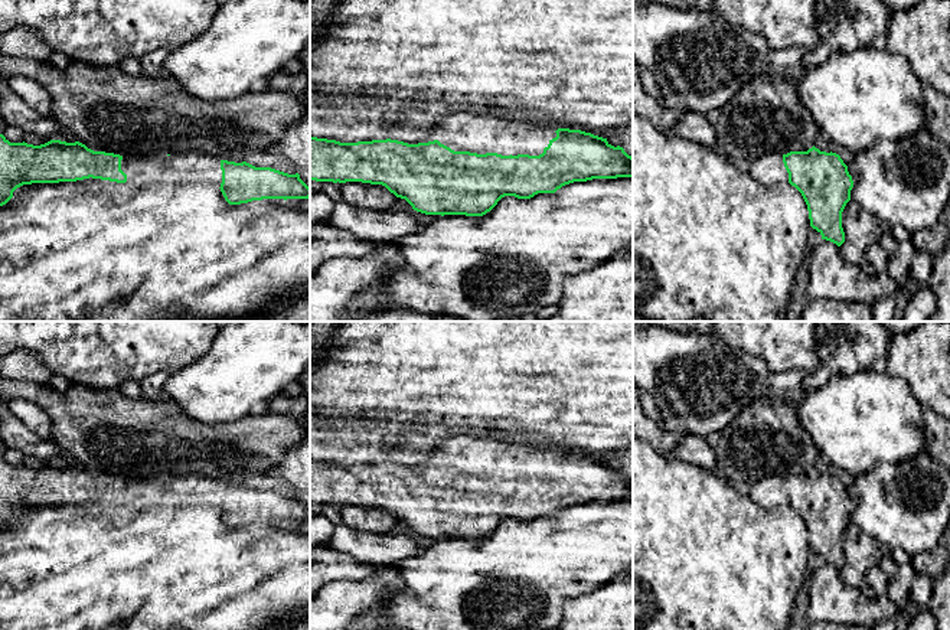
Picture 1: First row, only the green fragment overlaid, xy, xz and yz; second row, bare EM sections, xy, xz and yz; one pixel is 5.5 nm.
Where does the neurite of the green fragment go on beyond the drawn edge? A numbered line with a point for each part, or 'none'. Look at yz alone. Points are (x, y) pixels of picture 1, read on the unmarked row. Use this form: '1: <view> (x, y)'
1: yz (769, 492)

